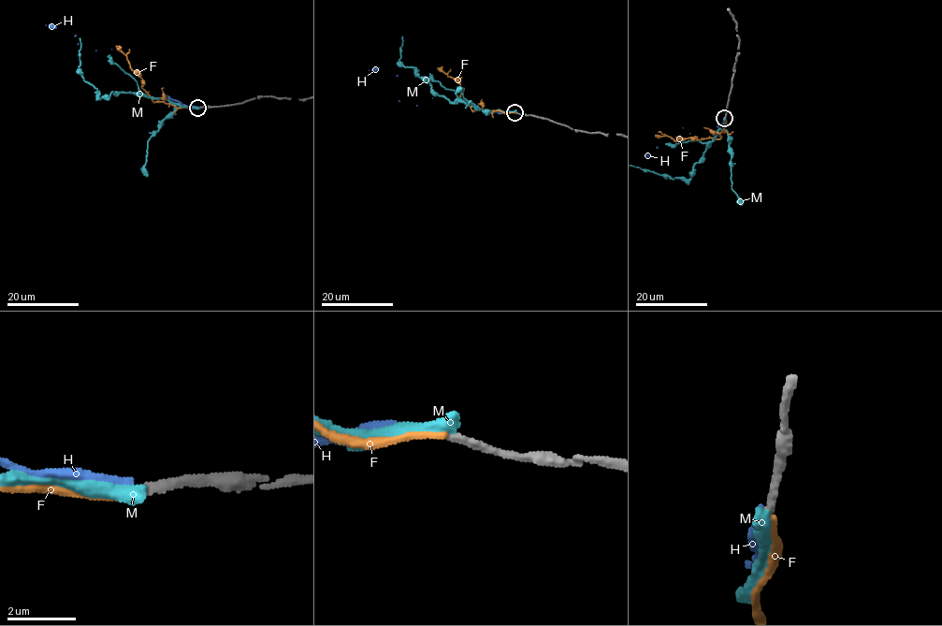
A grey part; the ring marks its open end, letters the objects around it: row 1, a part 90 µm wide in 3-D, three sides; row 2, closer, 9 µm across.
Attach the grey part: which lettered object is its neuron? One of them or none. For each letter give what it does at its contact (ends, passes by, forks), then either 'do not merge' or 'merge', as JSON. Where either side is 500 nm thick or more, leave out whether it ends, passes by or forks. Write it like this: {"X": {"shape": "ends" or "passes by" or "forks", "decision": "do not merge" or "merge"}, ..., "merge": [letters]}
{"F": {"shape": "ends", "decision": "do not merge"}, "H": {"shape": "ends", "decision": "do not merge"}, "M": {"shape": "ends", "decision": "do not merge"}, "merge": []}

